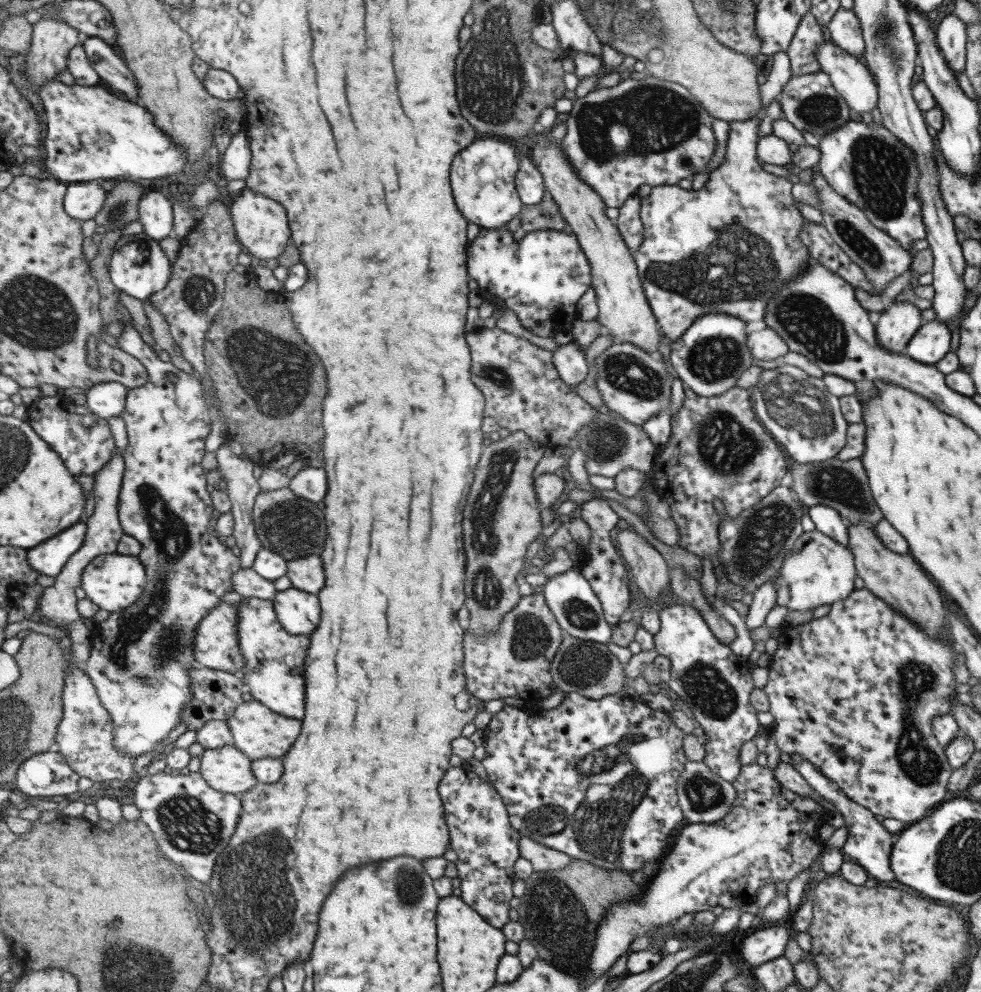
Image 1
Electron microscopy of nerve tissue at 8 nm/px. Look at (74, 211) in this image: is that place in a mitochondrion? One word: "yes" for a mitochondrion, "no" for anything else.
no

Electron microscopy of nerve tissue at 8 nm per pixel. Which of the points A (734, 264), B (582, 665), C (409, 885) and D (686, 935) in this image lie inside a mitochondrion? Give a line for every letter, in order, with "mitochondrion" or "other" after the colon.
A: mitochondrion
B: mitochondrion
C: mitochondrion
D: other

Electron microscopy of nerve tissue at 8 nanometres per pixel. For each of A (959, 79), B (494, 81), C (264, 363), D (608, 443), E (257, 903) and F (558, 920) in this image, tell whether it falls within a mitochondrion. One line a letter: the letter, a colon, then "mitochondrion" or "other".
A: other
B: mitochondrion
C: mitochondrion
D: mitochondrion
E: mitochondrion
F: mitochondrion

